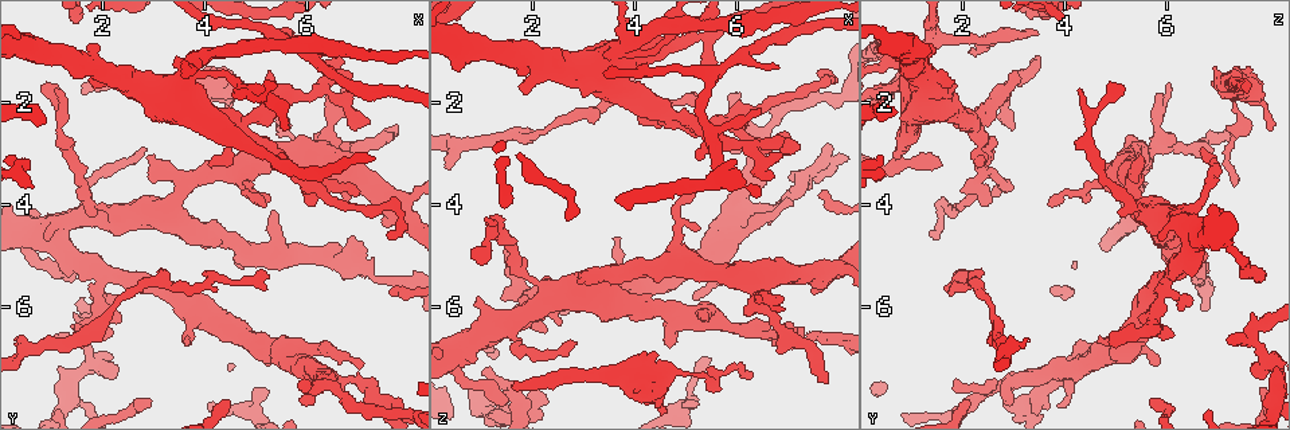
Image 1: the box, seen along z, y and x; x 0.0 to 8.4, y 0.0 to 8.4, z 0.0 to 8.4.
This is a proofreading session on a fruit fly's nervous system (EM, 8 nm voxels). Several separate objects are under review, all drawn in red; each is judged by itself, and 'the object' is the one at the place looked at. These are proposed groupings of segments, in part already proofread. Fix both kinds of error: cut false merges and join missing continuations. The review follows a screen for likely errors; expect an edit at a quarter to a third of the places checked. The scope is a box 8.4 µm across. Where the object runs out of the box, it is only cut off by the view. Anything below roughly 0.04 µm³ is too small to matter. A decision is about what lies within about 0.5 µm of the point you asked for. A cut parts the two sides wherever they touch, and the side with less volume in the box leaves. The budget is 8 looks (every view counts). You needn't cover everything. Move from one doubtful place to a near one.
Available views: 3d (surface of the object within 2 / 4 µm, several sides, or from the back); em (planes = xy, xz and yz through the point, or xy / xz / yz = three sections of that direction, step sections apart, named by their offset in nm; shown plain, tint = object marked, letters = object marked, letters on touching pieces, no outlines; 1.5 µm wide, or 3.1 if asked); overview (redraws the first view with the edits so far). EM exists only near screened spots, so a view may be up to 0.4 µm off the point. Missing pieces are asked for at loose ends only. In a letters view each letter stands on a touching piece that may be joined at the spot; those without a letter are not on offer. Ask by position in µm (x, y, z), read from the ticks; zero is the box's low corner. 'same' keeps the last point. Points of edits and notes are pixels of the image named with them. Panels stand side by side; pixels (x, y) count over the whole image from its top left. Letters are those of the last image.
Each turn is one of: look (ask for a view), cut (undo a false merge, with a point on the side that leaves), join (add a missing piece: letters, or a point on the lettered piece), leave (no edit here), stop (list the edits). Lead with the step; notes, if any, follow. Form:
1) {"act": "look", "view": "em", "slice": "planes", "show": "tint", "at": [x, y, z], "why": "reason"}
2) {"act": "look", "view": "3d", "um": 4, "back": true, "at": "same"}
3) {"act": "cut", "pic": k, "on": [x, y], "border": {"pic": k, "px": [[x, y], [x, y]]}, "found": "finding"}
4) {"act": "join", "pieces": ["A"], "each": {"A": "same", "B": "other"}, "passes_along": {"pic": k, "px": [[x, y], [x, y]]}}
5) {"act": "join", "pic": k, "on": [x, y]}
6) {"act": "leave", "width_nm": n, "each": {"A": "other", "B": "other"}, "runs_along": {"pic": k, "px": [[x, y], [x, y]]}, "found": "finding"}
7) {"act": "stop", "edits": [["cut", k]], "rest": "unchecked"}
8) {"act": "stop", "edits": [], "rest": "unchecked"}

{"act": "look", "view": "em", "slice": "yz", "step": 4, "show": "letters", "at": [7.80, 2.50, 7.45], "why": "branch stops here"}

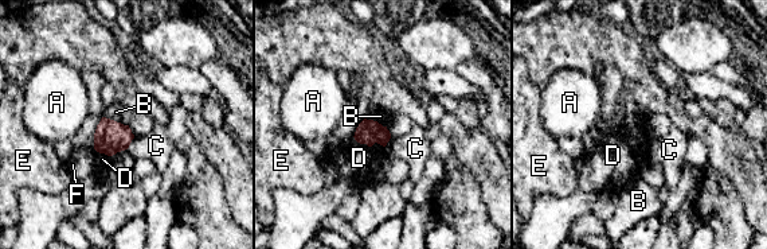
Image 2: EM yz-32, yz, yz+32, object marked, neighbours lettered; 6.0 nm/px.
{"act": "look", "view": "em", "slice": "planes", "show": "letters", "at": "same", "why": "another direction"}

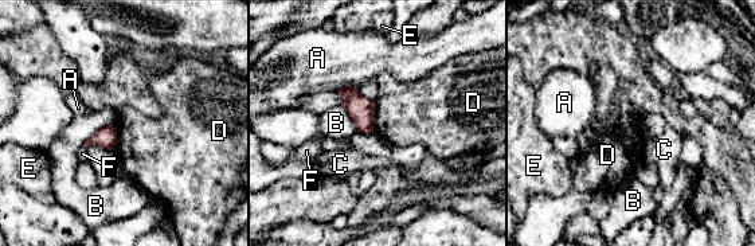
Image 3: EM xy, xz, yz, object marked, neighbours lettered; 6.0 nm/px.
{"act": "leave", "width_nm": 130, "longest_contact_nm": ["B", 240], "each": {"A": "other", "B": "other", "C": "other", "D": "other", "E": "other", "F": "other"}, "found": "no lettered piece goes on from it"}

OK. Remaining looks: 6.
{"act": "look", "view": "3d", "um": 4, "at": [6.35, 2.95, 5.70], "why": "calibre changes"}

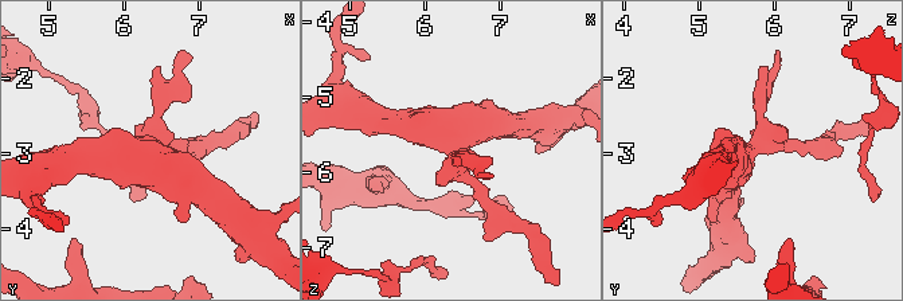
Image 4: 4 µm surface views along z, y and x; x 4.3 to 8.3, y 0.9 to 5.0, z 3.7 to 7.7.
{"act": "look", "view": "em", "slice": "planes", "show": "letters", "at": [6.35, 2.95, 5.65]}

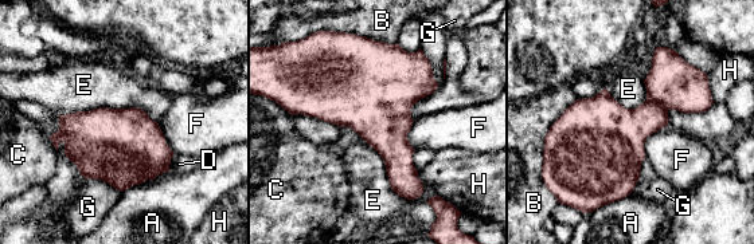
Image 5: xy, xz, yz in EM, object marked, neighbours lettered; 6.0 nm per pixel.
{"act": "leave", "width_nm": 400, "each": {"A": "other", "B": "other", "C": "other", "D": "other", "E": "other", "F": "other", "G": "other", "H": "other"}, "border": {"pic": 5, "px": [[58, 113], [140, 107], [157, 124]]}, "found": "all the same cell"}

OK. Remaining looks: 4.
{"act": "look", "view": "3d", "um": 4, "back": true, "at": [0.90, 1.70, 5.00], "why": "branch stops here"}

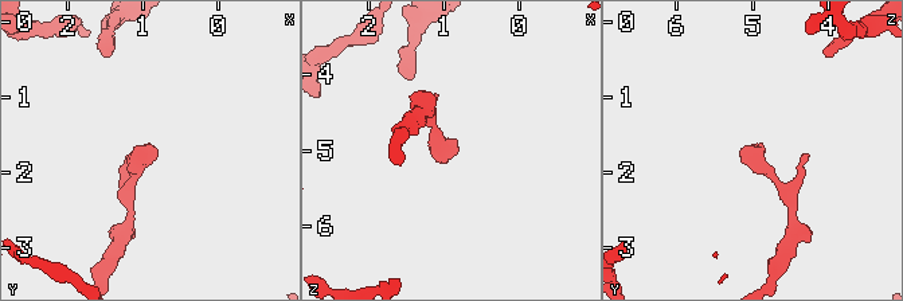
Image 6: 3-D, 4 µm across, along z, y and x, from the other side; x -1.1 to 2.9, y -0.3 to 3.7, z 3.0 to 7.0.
{"act": "look", "view": "em", "um": 3.1, "slice": "xz", "step": 8, "show": "letters", "at": [0.80, 1.65, 5.00]}

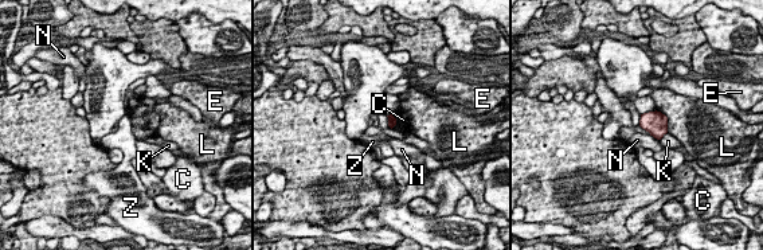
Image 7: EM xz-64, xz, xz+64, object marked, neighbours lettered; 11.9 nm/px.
{"act": "look", "view": "em", "um": 3.1, "slice": "planes", "show": "letters", "at": "same"}

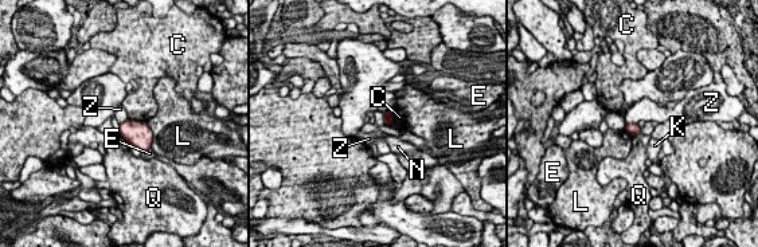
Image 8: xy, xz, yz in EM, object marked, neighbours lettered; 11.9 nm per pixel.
{"act": "leave", "width_nm": 100, "each": {"C": "other", "E": "other", "K": "other", "L": "other", "N": "other", "Q": "other", "Z": "other"}, "border": {"pic": 8, "px": [[382, 113], [386, 124]]}, "found": "none of them fits"}

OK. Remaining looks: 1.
{"act": "stop", "edits": [], "rest": "unchecked"}

